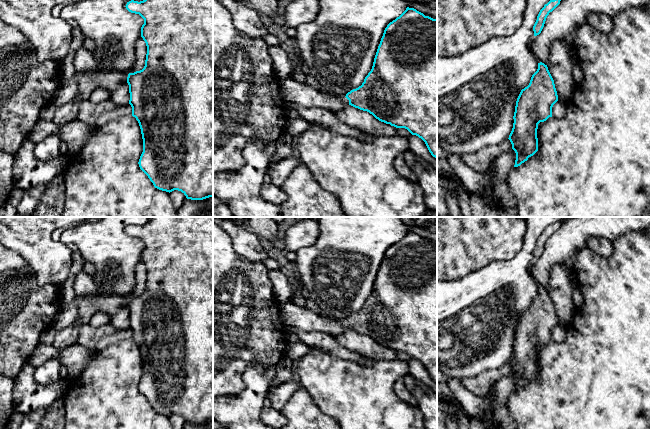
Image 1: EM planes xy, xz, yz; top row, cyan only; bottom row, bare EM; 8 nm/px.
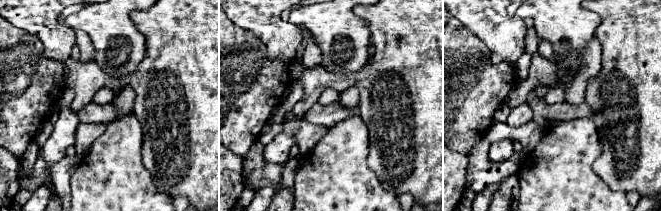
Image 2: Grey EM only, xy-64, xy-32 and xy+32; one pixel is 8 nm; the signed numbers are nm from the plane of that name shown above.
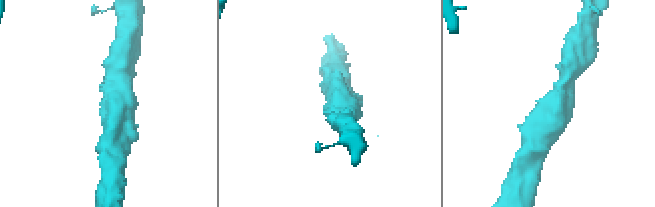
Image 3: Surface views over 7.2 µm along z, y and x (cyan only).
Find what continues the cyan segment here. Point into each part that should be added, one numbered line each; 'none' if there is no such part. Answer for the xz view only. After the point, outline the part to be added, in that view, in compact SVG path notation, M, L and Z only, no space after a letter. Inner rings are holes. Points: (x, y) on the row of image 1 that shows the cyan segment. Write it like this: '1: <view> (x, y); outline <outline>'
1: xz (303, 94); outline M292 77L279 80L278 84L284 101L305 108L325 108L336 113L349 105L349 100L345 96L317 91L309 84L298 82Z

